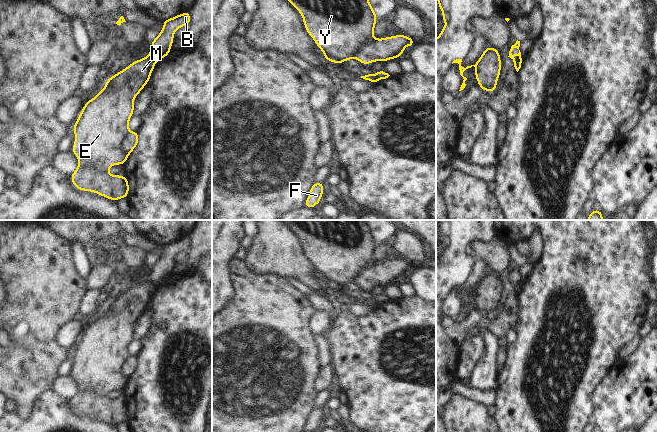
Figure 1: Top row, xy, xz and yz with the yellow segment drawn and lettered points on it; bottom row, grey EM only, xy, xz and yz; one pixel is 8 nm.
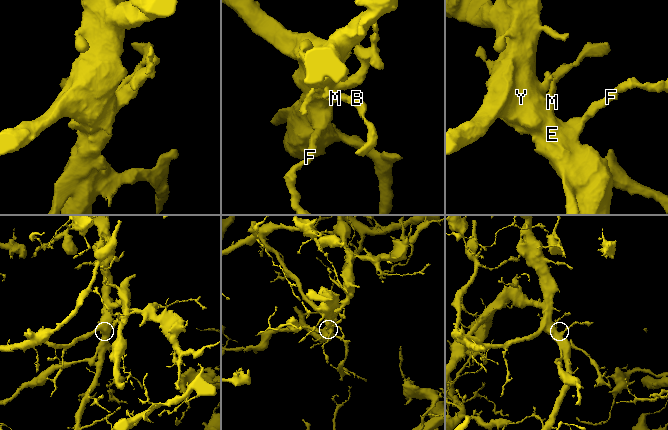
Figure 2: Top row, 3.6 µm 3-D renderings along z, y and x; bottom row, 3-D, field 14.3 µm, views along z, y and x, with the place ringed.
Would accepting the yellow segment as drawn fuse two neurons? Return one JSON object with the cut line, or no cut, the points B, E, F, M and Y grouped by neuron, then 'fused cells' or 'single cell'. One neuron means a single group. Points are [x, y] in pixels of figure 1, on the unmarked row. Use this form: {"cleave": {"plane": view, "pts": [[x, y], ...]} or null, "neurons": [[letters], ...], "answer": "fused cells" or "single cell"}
{"cleave": {"plane": "xy", "pts": [[79, 387], [107, 394]]}, "neurons": [["B"], ["E", "F", "M", "Y"]], "answer": "fused cells"}

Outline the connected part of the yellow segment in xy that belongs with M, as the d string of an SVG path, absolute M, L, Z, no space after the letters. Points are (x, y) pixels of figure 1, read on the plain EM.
M151 281L133 285L109 301L104 313L85 327L72 354L75 365L71 375L77 380L79 388L108 394L113 389L126 387L129 378L123 366L130 357L129 344L134 338L134 323L149 306L155 289L156 285Z

